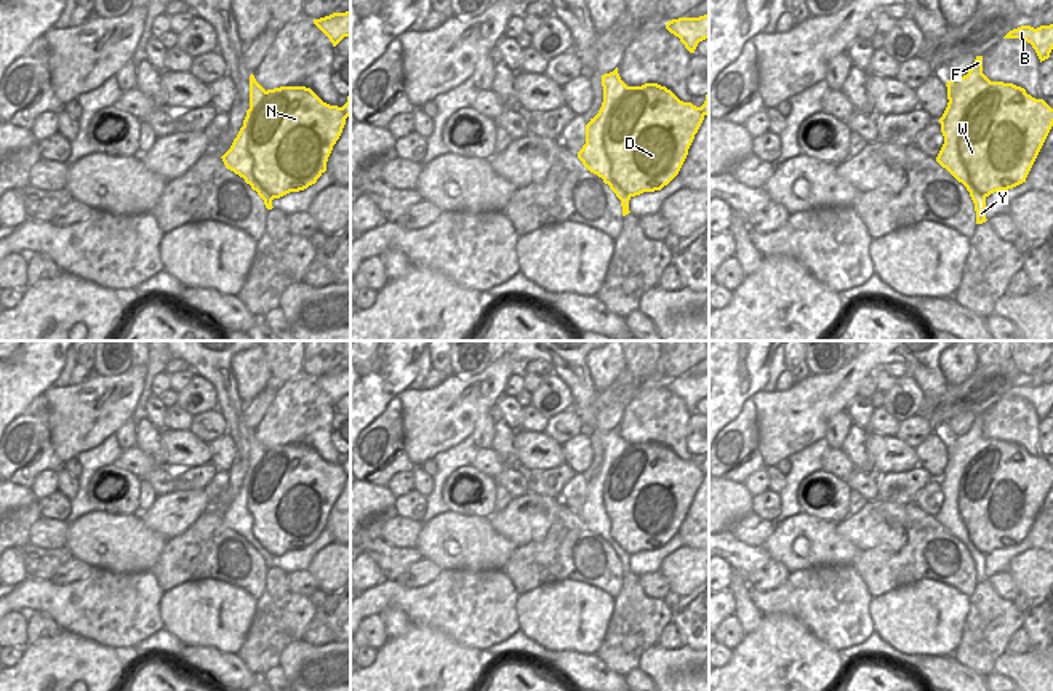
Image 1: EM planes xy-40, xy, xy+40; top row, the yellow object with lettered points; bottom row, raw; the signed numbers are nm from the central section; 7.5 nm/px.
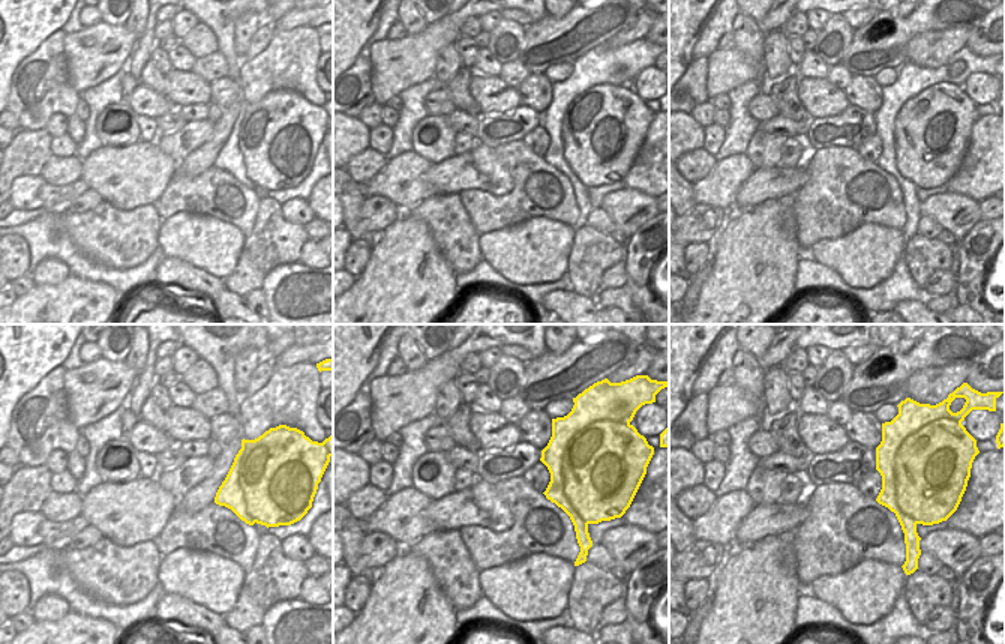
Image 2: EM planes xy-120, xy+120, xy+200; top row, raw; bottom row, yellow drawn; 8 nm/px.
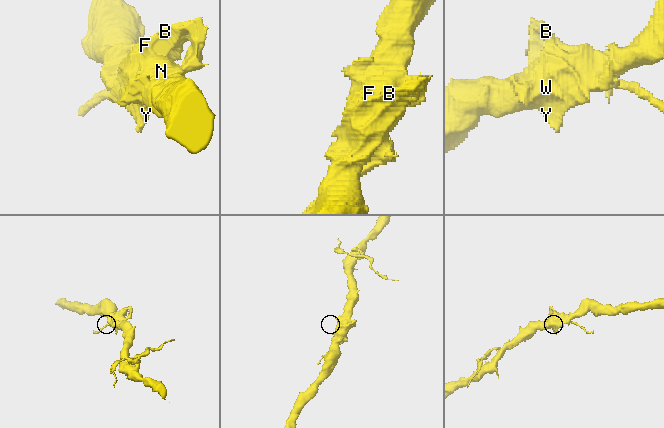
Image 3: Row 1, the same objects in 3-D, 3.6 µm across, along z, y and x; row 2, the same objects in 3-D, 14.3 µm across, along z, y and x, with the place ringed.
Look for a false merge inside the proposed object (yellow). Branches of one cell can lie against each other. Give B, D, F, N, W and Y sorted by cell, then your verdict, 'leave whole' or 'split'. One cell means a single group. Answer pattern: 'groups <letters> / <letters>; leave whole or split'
groups B D F N W Y; leave whole

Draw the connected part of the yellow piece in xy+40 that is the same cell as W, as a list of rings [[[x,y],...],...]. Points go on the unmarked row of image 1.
[[[976,414],[963,435],[947,440],[947,465],[939,477],[944,502],[936,520],[962,541],[975,561],[976,582],[986,581],[986,557],[1023,541],[1053,485],[1053,467],[1013,441],[991,440]]]

